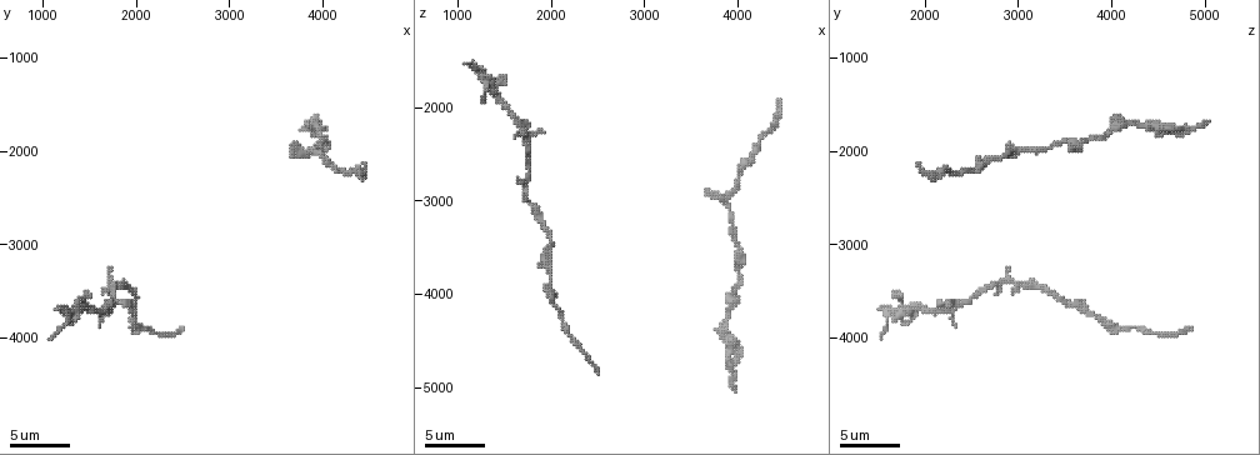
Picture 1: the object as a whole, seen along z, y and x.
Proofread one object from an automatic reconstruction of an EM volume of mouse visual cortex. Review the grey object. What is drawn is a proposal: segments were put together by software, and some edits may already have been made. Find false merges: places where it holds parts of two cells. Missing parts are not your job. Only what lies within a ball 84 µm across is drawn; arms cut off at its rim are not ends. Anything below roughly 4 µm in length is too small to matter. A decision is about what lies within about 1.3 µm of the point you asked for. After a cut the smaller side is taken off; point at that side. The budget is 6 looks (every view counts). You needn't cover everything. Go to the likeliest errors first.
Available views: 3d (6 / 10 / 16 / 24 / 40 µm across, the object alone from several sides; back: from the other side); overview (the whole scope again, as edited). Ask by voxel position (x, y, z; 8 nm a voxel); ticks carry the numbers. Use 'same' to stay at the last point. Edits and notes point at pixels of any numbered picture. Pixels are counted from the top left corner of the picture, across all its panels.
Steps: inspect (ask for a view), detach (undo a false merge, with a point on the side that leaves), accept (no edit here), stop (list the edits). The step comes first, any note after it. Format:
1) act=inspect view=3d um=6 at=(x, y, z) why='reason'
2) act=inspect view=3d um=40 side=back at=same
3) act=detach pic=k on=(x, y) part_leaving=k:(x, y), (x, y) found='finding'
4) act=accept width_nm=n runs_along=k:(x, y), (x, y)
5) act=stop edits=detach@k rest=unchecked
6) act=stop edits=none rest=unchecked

act=inspect view=3d um=10 at=(3850, 2000, 3000) why='three arms meet'

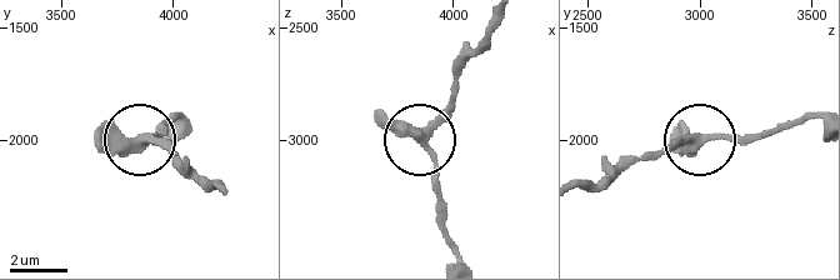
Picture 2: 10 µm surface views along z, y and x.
act=accept arms=3 found='one cell here'

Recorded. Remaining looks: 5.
act=inspect view=3d um=6 at=(1950, 3500, 3350)

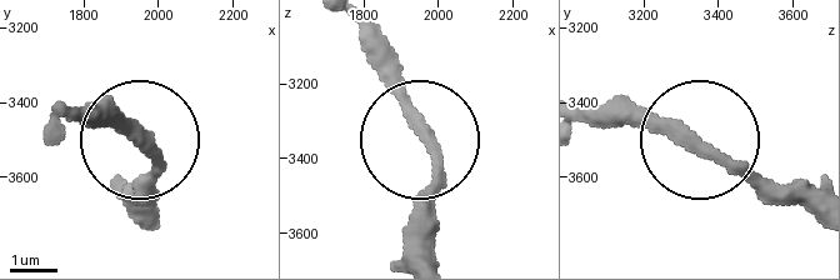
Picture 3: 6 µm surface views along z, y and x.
act=accept found='one cell here'

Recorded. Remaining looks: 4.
act=inspect view=3d um=6 at=(2050, 3900, 4100) why='sudden change in width'

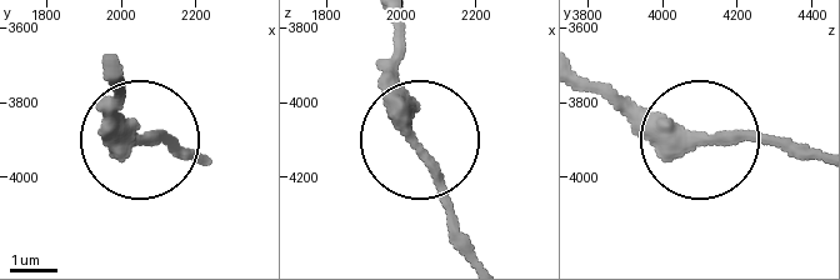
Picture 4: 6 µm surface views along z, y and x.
act=accept found='one cell here'

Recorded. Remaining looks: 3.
act=stop edits=none rest=unchecked

